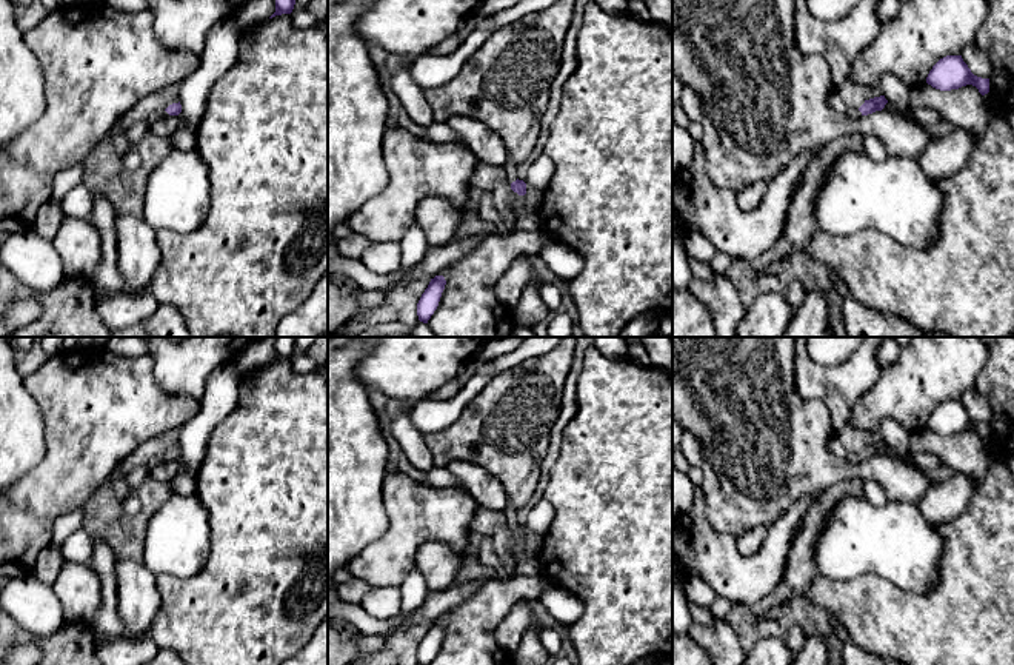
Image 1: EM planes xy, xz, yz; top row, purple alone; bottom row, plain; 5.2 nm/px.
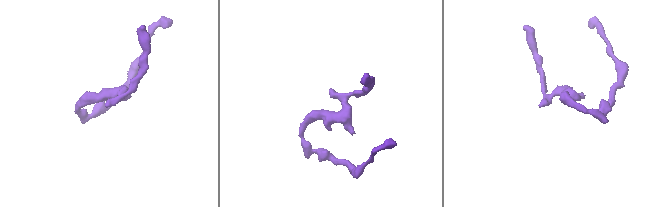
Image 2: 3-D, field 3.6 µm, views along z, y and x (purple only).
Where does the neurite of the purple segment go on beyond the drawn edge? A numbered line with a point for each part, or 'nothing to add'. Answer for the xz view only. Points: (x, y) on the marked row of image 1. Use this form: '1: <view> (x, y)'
1: xz (510, 167)

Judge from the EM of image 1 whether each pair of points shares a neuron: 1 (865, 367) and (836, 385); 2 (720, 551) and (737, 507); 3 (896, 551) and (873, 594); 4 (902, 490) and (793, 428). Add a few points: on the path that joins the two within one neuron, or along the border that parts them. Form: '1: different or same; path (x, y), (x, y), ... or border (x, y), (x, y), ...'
1: same; path (857, 373), (843, 385)
2: different; border (705, 504), (707, 522), (716, 531), (736, 538)
3: different; border (885, 579), (919, 593)
4: same; path (874, 470), (834, 470), (820, 456)

